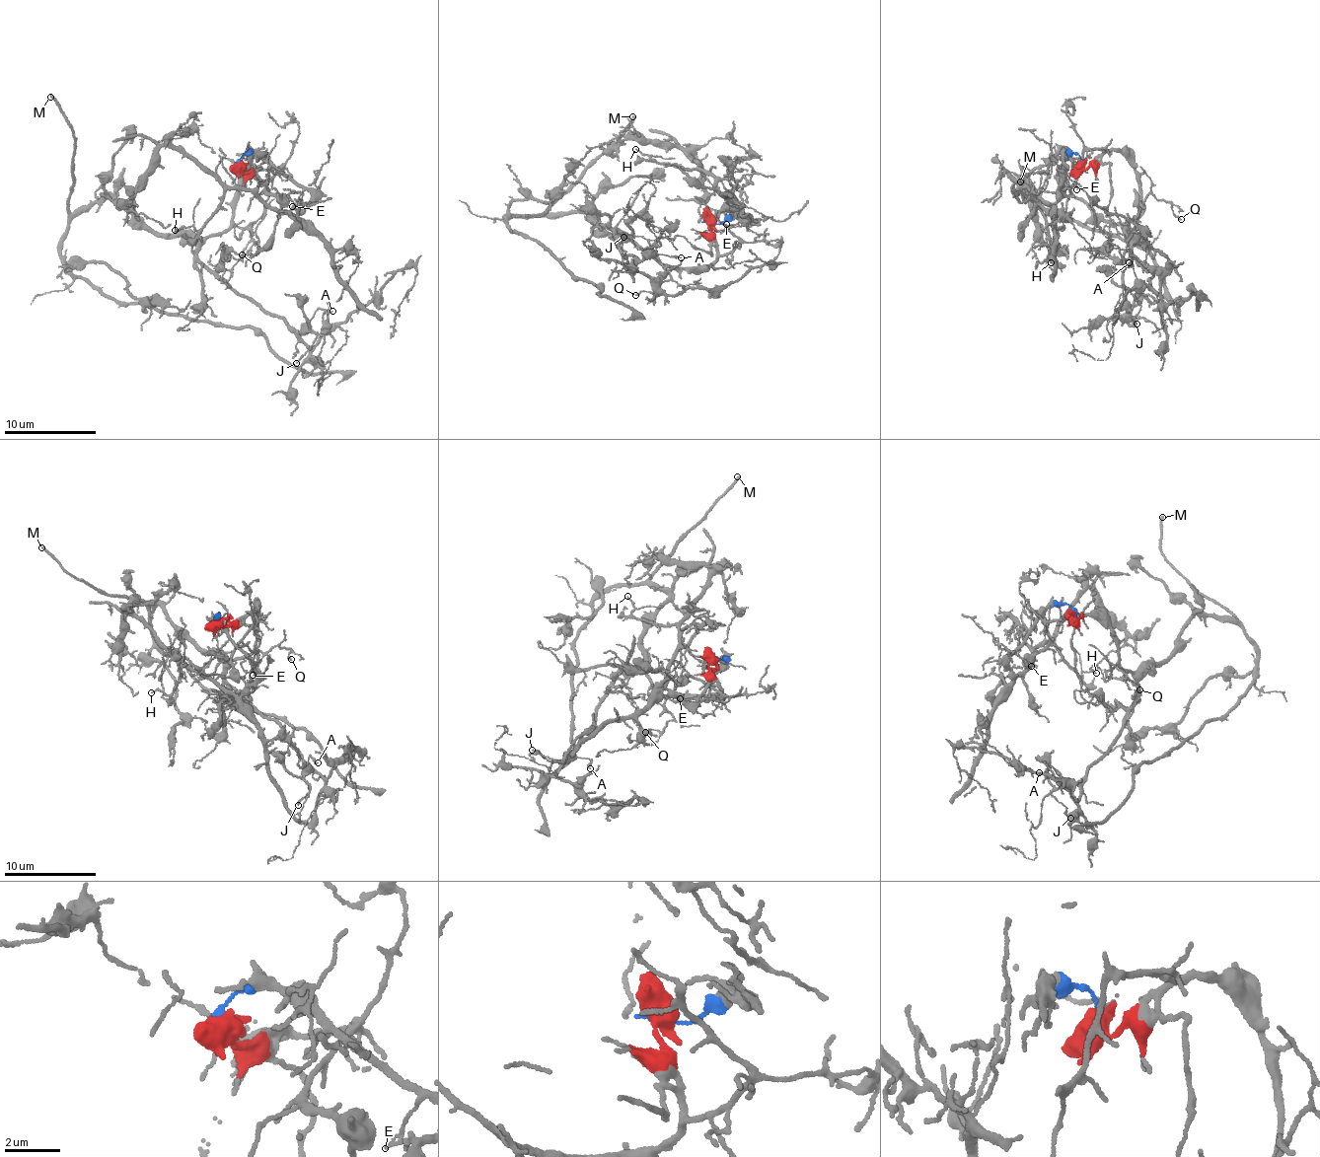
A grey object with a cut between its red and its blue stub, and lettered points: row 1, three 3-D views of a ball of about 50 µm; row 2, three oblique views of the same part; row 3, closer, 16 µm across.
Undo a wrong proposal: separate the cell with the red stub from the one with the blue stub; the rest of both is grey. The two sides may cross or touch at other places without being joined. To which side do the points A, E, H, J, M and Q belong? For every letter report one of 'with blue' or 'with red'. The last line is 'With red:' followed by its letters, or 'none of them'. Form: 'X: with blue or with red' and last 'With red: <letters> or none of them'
A: with red
E: with blue
H: with blue
J: with red
M: with red
Q: with red
With red: A, J, M, Q

